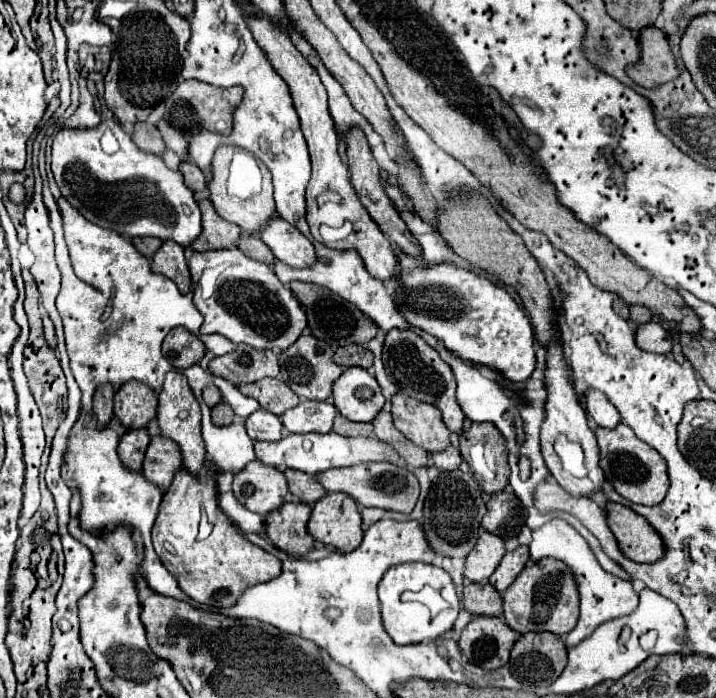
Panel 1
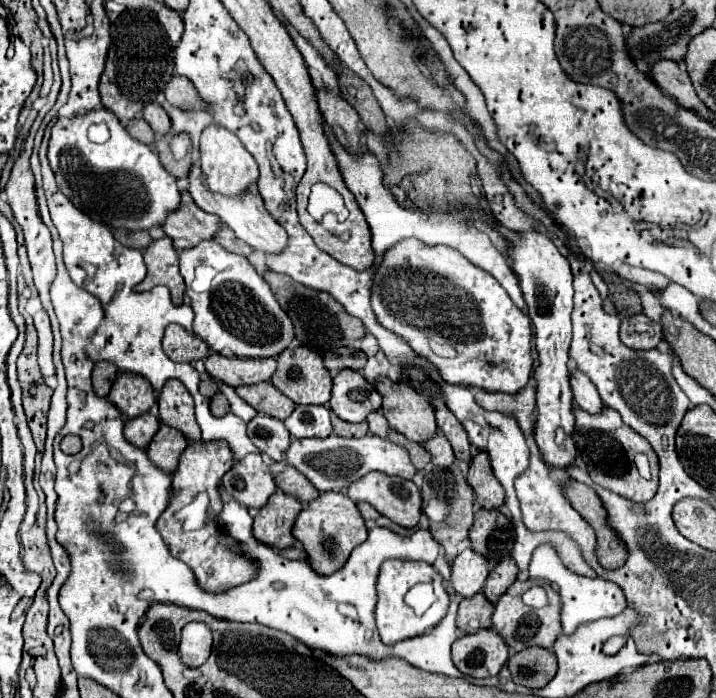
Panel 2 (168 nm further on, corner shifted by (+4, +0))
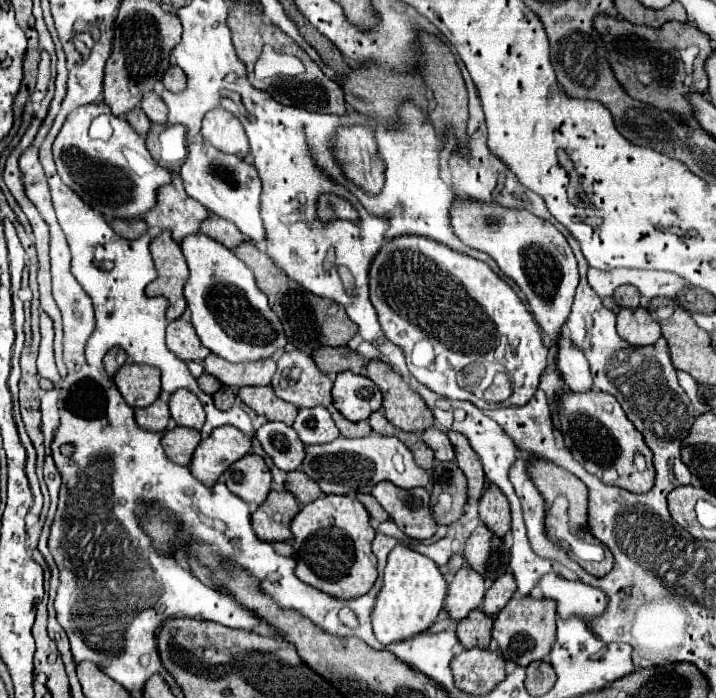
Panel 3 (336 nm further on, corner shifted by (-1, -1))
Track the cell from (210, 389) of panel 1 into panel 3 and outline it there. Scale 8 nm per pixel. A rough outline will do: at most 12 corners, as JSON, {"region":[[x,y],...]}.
{"region":[[209,373],[197,379],[201,391],[213,395],[221,387]]}

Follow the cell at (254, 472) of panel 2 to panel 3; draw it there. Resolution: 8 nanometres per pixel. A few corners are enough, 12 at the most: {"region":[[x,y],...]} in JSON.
{"region":[[251,453],[223,473],[243,501],[261,505],[271,491],[263,457]]}

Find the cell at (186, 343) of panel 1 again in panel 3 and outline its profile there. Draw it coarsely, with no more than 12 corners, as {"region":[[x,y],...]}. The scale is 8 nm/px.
{"region":[[191,321],[167,325],[167,347],[183,361],[203,361],[211,351]]}

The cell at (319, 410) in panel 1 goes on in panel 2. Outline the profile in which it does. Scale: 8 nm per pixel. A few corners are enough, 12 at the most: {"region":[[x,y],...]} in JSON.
{"region":[[296,406],[284,426],[294,438],[332,434],[326,406]]}

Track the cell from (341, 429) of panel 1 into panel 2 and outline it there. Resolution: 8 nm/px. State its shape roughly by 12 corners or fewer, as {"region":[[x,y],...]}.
{"region":[[332,414],[334,434],[360,438],[368,434],[368,424],[352,424]]}

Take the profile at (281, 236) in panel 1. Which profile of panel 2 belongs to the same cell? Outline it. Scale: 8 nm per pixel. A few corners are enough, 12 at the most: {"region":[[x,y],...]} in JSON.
{"region":[[188,176],[194,202],[216,214],[254,250],[280,254],[286,230],[258,194],[228,198]]}

